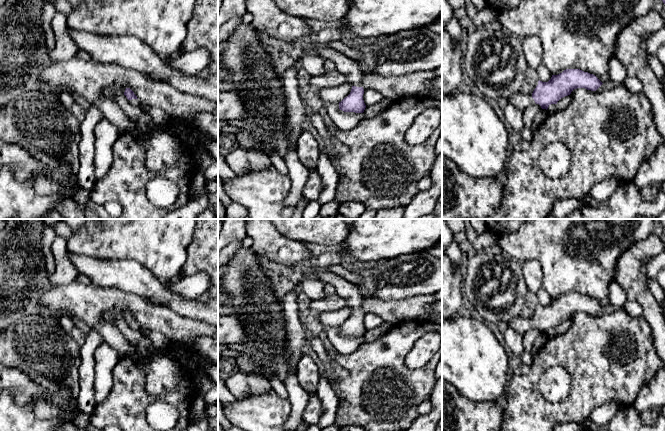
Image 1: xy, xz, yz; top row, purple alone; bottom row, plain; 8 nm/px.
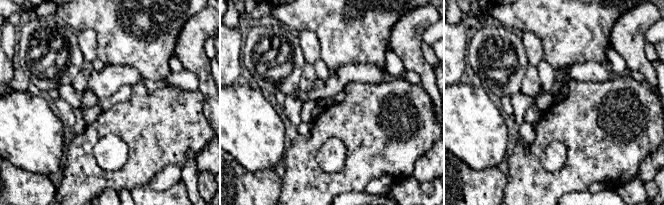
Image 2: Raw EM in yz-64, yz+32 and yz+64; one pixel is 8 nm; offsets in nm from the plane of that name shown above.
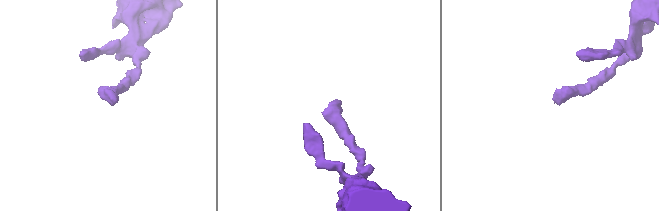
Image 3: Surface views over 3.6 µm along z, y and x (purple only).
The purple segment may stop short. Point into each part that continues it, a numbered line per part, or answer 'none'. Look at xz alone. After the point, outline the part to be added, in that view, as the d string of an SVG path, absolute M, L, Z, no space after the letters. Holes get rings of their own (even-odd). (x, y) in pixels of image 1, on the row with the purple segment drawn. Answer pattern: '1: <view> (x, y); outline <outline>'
1: xz (350, 68); outline M322 45L314 50L314 53L323 59L329 59L336 65L336 69L347 76L348 82L352 86L362 87L361 81L363 77L362 69L355 60L350 59L343 53L329 47Z

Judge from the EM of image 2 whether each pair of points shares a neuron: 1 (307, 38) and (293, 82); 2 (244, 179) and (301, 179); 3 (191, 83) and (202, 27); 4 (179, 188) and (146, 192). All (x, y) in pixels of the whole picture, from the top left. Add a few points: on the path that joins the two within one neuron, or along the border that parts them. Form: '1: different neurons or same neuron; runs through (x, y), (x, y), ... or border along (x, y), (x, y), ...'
1: different neurons; border along (297, 33), (302, 56), (306, 62)
2: different neurons; border along (282, 178), (279, 194)
3: different neurons; border along (184, 68), (191, 71), (197, 77), (199, 89)
4: same neuron; runs through (171, 194), (154, 194)

